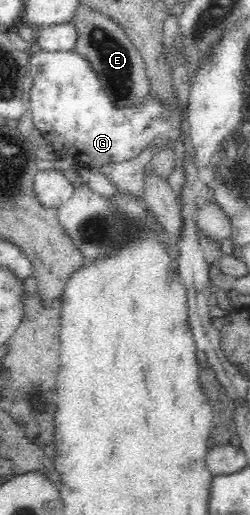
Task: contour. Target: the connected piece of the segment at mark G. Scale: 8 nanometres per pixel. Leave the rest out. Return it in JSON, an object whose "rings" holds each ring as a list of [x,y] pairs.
{"rings":[[[75,48],[70,50],[57,50],[57,51],[49,51],[45,49],[41,49],[37,53],[30,54],[30,58],[28,61],[28,71],[29,76],[33,78],[33,85],[27,95],[27,104],[28,104],[28,113],[32,118],[34,126],[39,129],[39,133],[41,133],[41,137],[44,137],[47,141],[53,145],[54,155],[57,158],[63,158],[66,155],[73,157],[75,163],[81,167],[98,167],[108,164],[117,164],[117,163],[126,163],[127,161],[131,161],[131,159],[135,159],[137,155],[141,155],[143,151],[147,151],[147,149],[151,149],[153,153],[157,153],[157,151],[161,151],[161,149],[167,149],[167,147],[172,147],[173,143],[177,143],[177,141],[181,141],[181,139],[187,139],[187,131],[183,131],[181,129],[181,121],[183,121],[183,117],[181,115],[187,115],[187,107],[183,107],[183,105],[175,104],[165,104],[163,101],[159,100],[159,98],[153,98],[155,92],[150,91],[146,93],[147,97],[143,99],[139,99],[139,103],[134,106],[117,106],[113,100],[108,98],[106,91],[102,89],[100,84],[99,76],[97,76],[97,72],[93,70],[93,66],[91,66],[91,62],[81,52],[77,52]]]}

